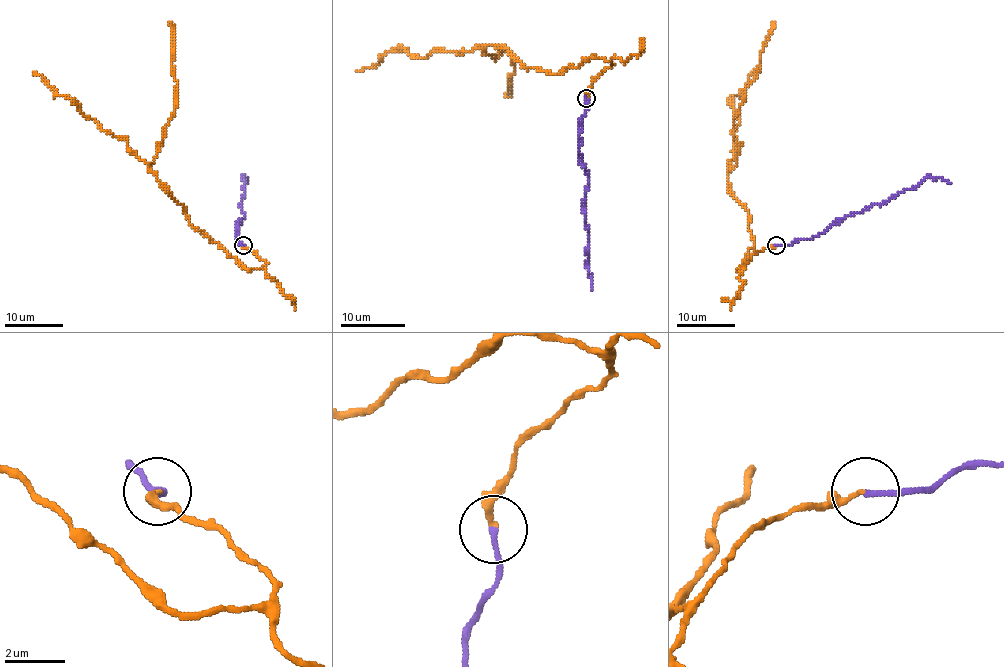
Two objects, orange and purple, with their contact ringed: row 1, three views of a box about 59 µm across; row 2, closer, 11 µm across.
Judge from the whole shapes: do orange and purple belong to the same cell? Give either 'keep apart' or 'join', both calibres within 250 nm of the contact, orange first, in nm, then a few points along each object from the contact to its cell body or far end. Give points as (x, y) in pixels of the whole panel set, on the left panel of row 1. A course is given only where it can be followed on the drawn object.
join; 150 nm thick on the orange side, 180 nm on the other; orange runs (242, 246), (266, 265), (245, 269), (198, 231), (150, 165), (175, 111), (169, 21); purple runs (242, 246), (237, 238), (237, 230), (244, 216), (239, 205), (244, 177), (248, 183)

